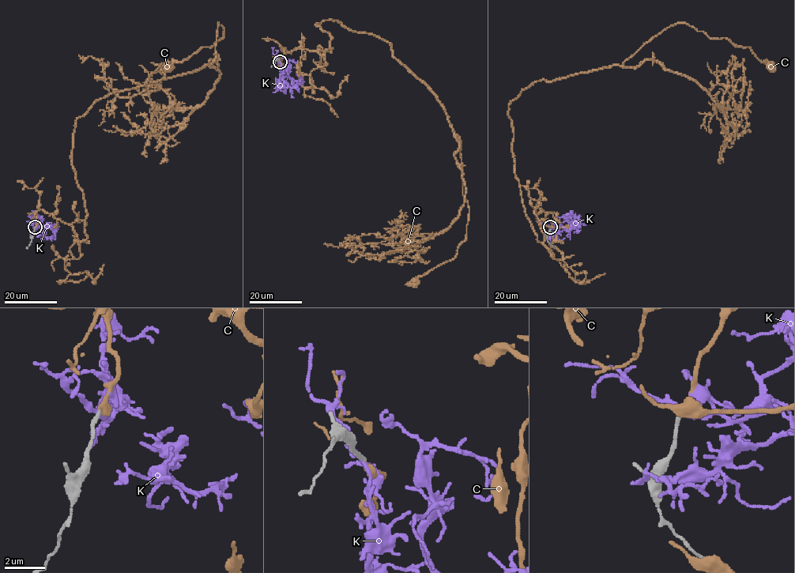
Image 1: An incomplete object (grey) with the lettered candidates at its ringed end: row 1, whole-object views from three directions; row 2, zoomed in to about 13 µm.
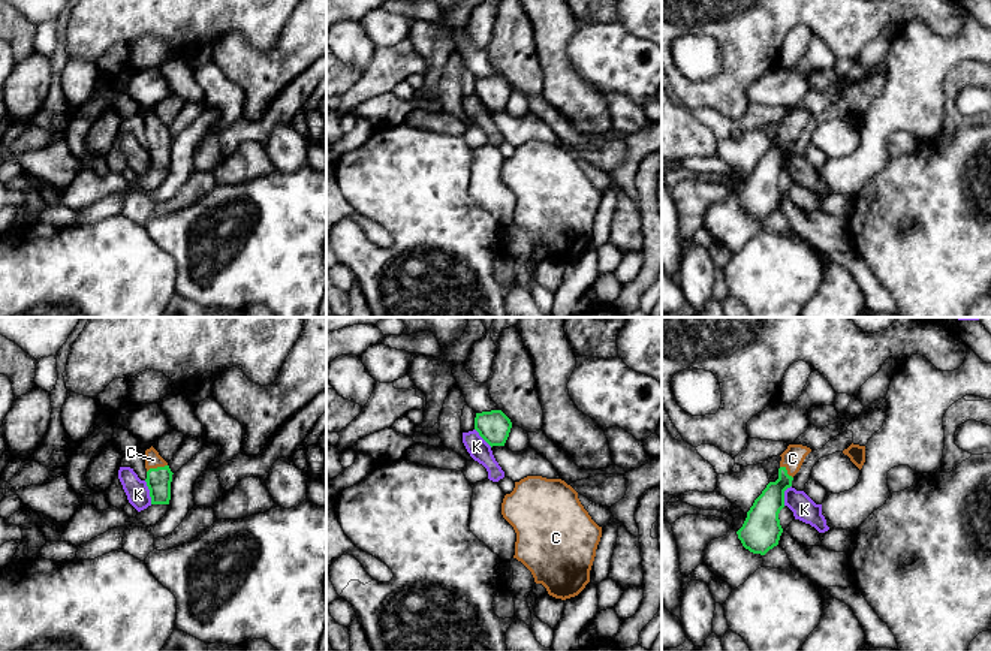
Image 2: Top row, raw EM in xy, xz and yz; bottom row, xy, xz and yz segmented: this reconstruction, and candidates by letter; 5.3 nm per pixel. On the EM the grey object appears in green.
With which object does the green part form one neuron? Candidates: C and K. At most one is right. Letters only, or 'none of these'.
C

